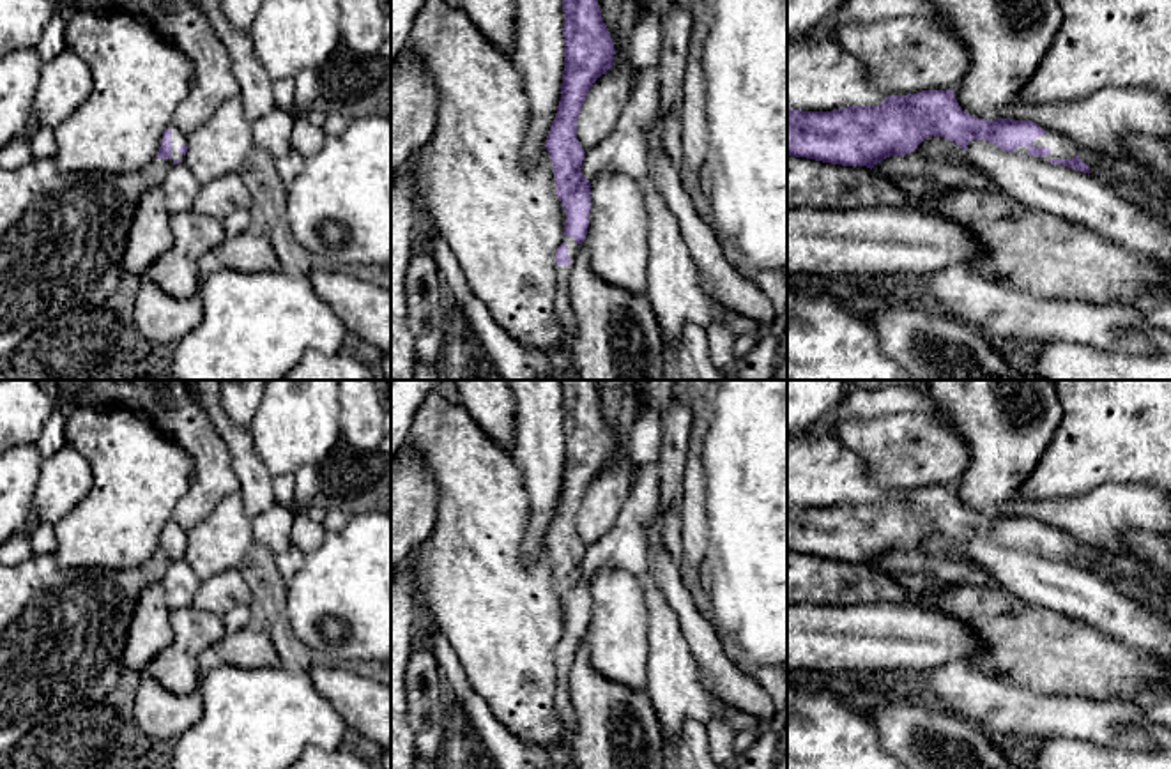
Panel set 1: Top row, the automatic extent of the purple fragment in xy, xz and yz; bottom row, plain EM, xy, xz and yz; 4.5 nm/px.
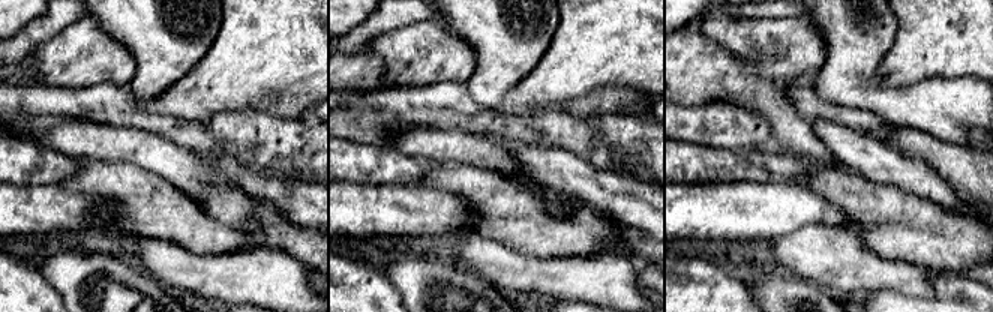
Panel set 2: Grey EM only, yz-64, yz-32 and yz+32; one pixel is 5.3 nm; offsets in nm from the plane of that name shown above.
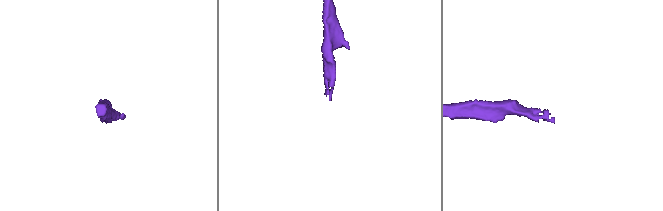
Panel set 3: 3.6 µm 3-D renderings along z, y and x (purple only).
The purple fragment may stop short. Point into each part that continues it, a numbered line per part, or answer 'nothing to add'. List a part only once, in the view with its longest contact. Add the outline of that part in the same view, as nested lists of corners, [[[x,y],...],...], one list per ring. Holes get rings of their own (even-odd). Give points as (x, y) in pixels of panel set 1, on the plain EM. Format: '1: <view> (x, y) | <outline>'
1: xy (62, 633) | [[[172,525],[172,553],[156,553],[133,569],[111,571],[103,567],[83,567],[64,571],[53,553],[37,555],[18,566],[0,564],[0,760],[34,727],[57,714],[83,704],[103,702],[122,677],[122,652],[127,643],[129,622],[143,587],[159,583],[173,557],[182,557],[179,548],[188,541],[188,532]]]

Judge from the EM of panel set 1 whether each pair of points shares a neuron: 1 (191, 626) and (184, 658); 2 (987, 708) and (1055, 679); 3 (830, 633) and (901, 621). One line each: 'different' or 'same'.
1: same
2: different
3: same

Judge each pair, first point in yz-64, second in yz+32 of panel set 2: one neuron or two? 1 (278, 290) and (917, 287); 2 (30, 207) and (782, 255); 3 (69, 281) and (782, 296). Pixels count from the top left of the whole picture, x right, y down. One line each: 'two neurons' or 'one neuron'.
1: one neuron
2: two neurons
3: one neuron

